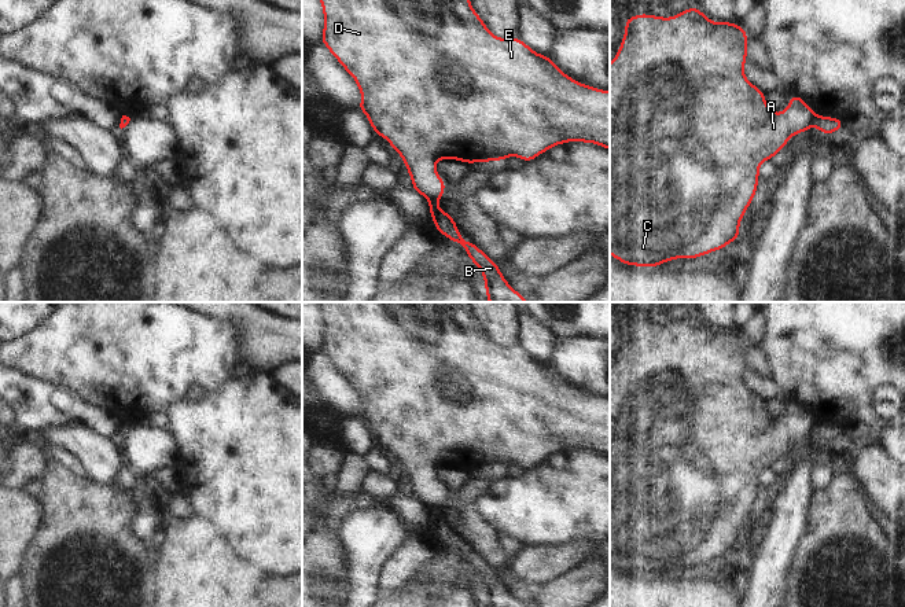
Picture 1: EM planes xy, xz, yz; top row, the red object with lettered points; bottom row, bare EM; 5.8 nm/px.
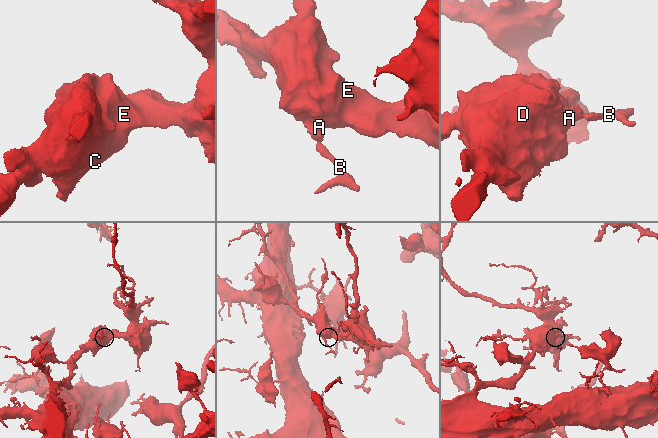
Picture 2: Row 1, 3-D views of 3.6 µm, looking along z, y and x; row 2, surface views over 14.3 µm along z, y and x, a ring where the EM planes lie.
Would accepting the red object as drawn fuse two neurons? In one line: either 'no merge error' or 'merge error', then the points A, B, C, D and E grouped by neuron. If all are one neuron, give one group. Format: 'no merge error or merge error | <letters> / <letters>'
merge error | A C D E / B

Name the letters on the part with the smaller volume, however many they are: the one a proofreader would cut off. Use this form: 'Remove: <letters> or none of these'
Remove: B

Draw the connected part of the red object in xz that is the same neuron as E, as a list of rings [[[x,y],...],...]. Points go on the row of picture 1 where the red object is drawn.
[[[320,0],[320,4],[325,19],[320,41],[354,78],[361,93],[361,103],[357,108],[367,115],[374,133],[385,137],[400,154],[408,169],[413,191],[427,201],[439,201],[445,194],[446,183],[435,169],[438,159],[456,159],[474,165],[481,161],[504,161],[514,155],[523,162],[530,162],[549,148],[569,141],[593,143],[610,150],[610,91],[570,78],[548,55],[537,54],[518,36],[500,38],[492,34],[470,0]]]

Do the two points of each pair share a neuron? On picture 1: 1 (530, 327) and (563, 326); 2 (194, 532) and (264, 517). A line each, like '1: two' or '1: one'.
1: two
2: two

